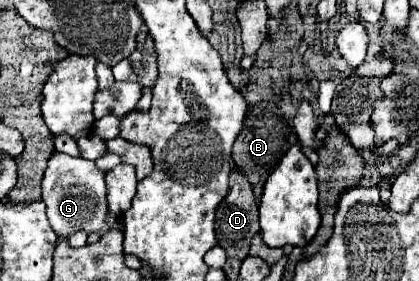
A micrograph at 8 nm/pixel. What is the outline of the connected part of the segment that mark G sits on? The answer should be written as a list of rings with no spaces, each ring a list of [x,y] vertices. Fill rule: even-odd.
[[[62,152],[50,156],[48,168],[42,178],[42,200],[48,210],[50,226],[58,236],[70,236],[76,230],[106,232],[110,228],[122,228],[122,218],[112,216],[106,206],[106,184],[104,172],[100,172],[92,160],[72,158]]]

